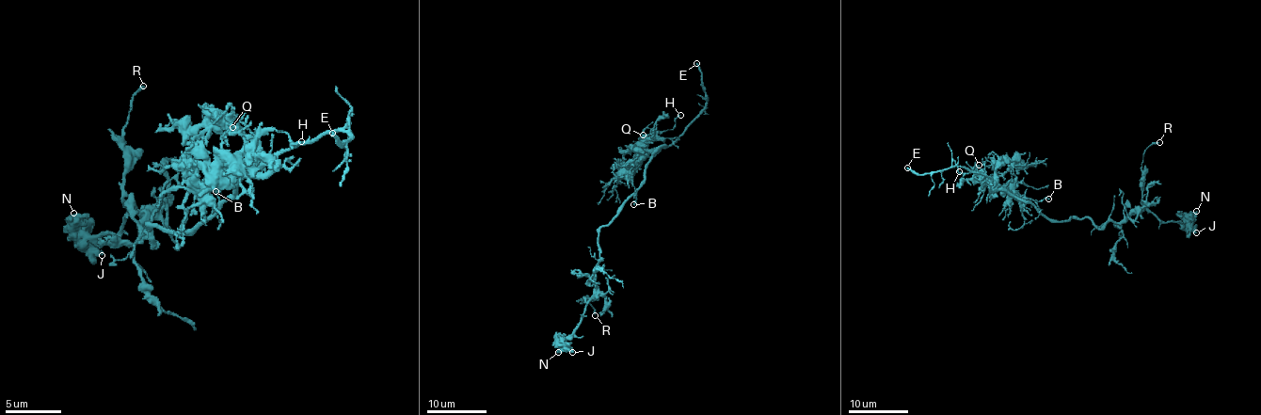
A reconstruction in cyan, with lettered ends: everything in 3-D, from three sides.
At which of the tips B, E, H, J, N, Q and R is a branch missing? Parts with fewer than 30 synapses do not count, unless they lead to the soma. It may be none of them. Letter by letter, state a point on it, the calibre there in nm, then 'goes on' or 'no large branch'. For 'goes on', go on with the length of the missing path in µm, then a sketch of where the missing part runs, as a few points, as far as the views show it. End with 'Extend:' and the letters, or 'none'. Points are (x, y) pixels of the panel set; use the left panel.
B: place (215, 191); calibre 170 nm; no large branch
E: place (332, 133); calibre 220 nm; goes on; missing 60 µm
H: place (301, 141); calibre 200 nm; no large branch
J: place (102, 255); calibre 400 nm; no large branch
N: place (73, 213); calibre 380 nm; no large branch
Q: place (232, 127); calibre 180 nm; no large branch
R: place (143, 86); calibre 240 nm; no large branch
Extend: E

